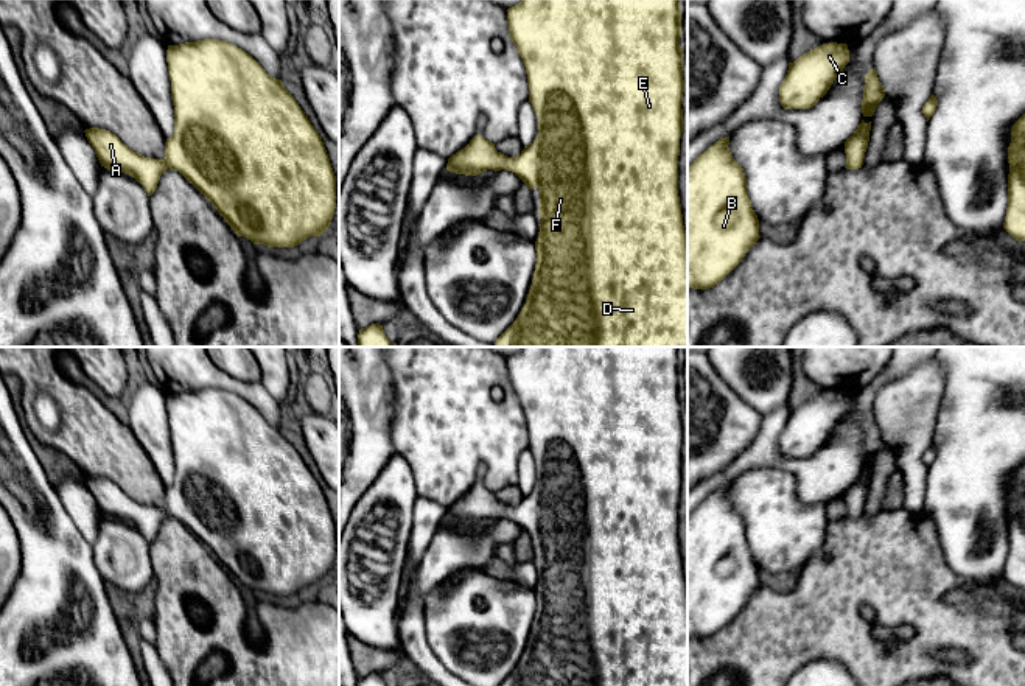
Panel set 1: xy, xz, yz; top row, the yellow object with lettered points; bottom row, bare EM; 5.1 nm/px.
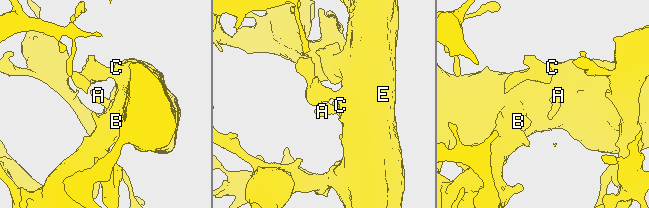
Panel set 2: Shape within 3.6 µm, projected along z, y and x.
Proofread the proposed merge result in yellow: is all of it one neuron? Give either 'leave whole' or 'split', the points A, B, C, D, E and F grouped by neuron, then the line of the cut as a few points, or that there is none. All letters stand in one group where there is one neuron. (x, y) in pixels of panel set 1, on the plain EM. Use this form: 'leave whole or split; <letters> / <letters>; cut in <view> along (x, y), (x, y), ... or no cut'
leave whole; A B C D E F; no cut

